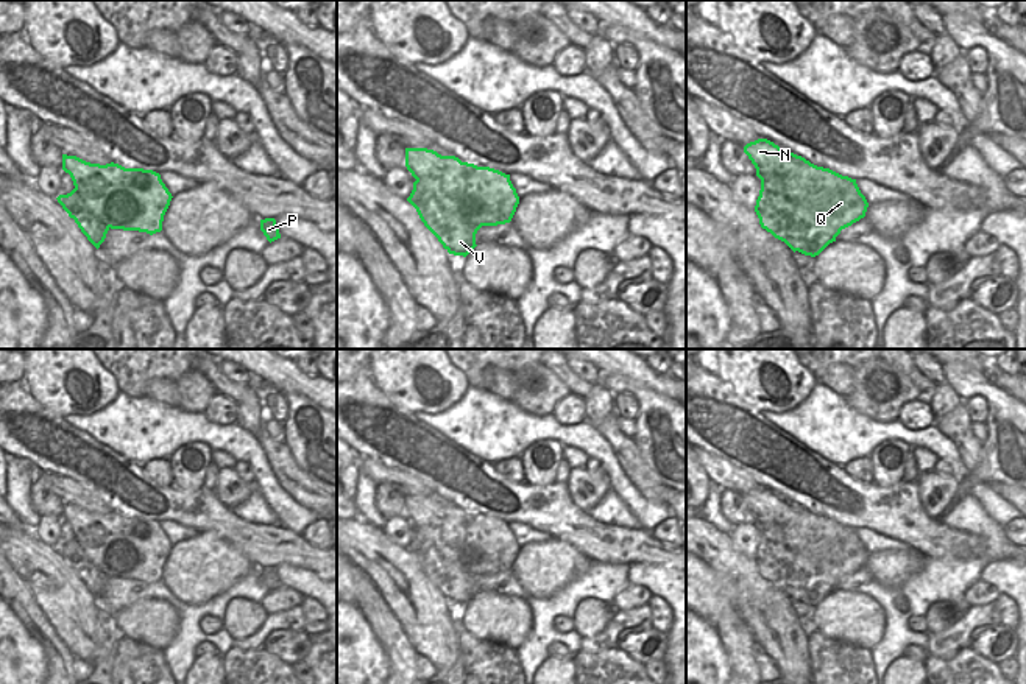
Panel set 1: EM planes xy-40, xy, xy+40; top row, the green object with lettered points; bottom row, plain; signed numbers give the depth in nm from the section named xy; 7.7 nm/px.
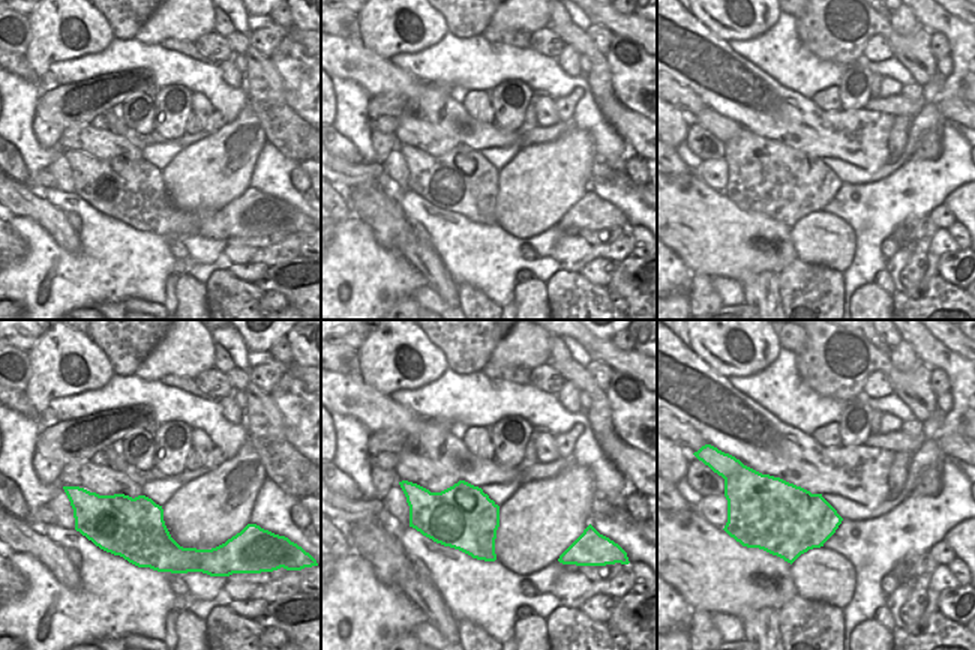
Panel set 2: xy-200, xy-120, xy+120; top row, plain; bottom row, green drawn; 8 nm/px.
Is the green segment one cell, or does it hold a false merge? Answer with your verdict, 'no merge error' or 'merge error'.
merge error

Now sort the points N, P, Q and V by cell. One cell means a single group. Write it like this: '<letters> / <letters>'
N P / Q V

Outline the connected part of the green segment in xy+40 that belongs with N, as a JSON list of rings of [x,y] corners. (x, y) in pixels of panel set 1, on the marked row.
[[[767,139],[747,143],[744,153],[755,165],[759,179],[780,176],[791,199],[811,206],[811,193],[830,201],[839,198],[844,203],[844,220],[847,223],[856,223],[865,217],[867,199],[856,179],[817,167],[801,156],[791,156],[789,150],[783,150]]]

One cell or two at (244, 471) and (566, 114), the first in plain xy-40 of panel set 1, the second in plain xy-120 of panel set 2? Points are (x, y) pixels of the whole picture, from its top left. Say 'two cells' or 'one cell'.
one cell

